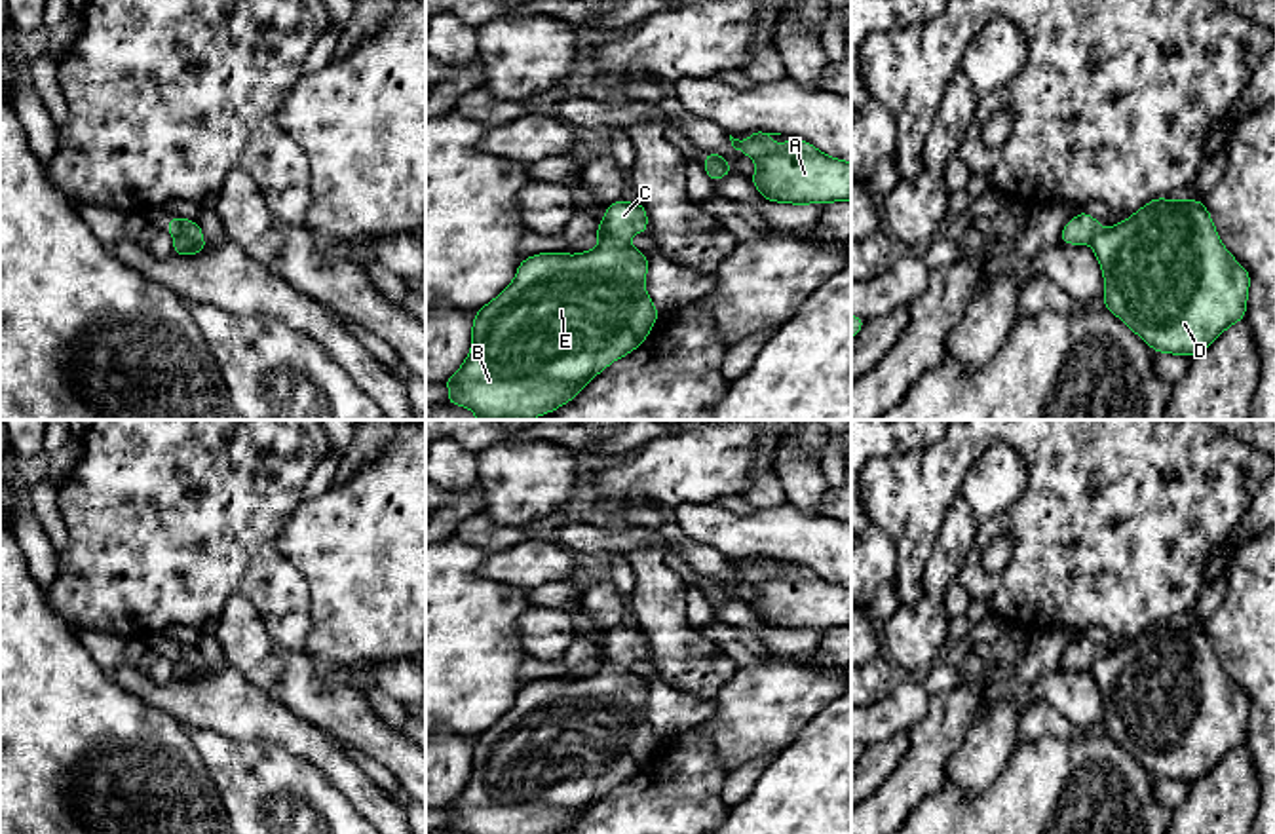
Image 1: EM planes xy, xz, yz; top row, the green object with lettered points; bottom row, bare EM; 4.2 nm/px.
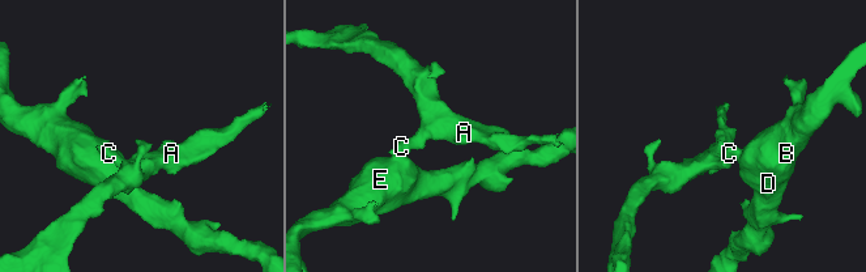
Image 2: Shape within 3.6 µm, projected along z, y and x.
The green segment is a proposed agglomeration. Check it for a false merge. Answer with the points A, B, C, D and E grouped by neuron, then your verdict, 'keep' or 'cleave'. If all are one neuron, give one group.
groups A C / B D E; cleave

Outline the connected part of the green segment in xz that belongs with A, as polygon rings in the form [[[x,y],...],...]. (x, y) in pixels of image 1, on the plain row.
[[[751,557],[747,566],[730,560],[732,572],[756,589],[749,604],[762,625],[790,631],[851,629],[851,587],[832,583],[802,564],[787,562],[779,572],[771,560],[781,559]]]

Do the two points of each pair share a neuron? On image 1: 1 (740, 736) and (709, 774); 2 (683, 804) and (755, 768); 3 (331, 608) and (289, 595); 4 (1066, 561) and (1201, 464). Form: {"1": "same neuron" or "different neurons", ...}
{"1": "different neurons", "2": "different neurons", "3": "different neurons", "4": "same neuron"}

